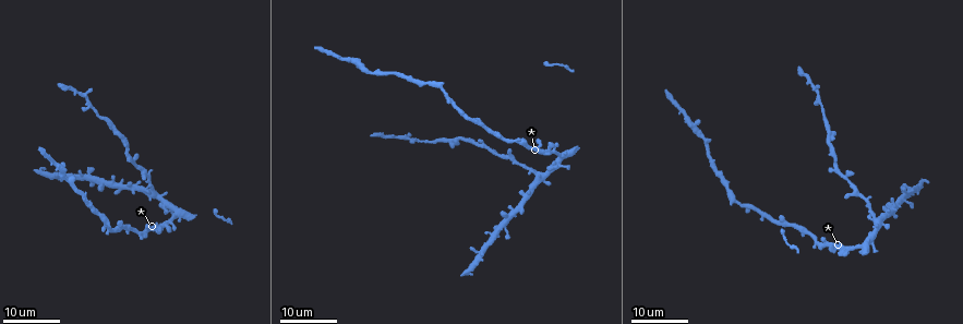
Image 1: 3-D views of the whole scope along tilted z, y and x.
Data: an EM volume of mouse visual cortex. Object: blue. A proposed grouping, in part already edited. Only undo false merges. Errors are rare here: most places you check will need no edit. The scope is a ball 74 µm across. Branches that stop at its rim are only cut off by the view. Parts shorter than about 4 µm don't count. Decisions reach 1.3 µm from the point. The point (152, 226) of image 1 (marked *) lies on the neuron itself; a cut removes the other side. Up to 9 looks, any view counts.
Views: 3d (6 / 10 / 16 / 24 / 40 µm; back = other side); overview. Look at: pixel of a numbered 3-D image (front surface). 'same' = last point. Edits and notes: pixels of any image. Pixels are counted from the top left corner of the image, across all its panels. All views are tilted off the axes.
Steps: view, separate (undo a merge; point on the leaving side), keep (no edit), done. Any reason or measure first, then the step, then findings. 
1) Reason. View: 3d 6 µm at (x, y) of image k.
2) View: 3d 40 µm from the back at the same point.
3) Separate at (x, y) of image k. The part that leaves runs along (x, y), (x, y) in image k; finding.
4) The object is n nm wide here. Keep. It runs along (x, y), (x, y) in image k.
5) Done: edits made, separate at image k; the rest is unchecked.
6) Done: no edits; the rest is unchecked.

Narrows sharply. View: 3d 24 µm at (441, 91) of image 1.

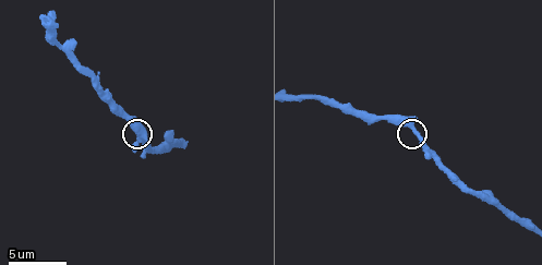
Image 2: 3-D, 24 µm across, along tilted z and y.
View: 3d 6 µm at (416, 134) of image 2.

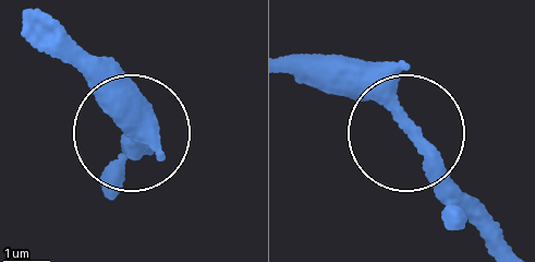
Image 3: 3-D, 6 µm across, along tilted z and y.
Keep. It runs along (511, 245), (422, 141), (316, 68) in image 3; one neuron here.

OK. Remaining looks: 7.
Calibre changes. View: 3d 10 µm at (333, 103) of image 2.

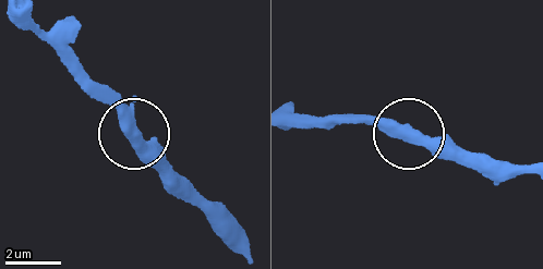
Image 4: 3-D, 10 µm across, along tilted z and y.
Keep. It runs along (521, 172), (455, 160), (365, 124), (322, 121) in image 4; continuous, no second neuron.

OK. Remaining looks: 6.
Narrows sharply. View: 3d 10 µm at (58, 43) of image 2.

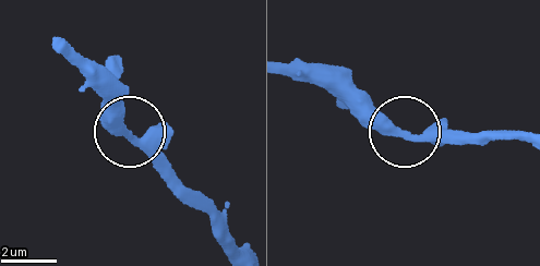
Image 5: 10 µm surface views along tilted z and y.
View: 3d 10 µm from the back at (406, 134) of image 5.

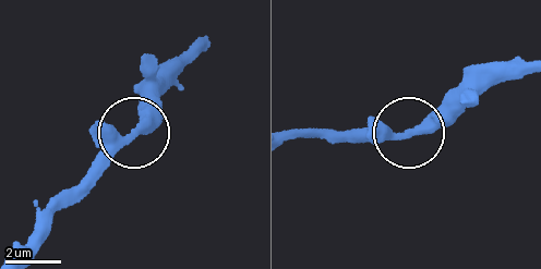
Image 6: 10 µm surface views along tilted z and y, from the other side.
Keep. All the same neuron.

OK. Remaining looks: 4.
View: 3d 24 µm at (77, 93) of image 1.

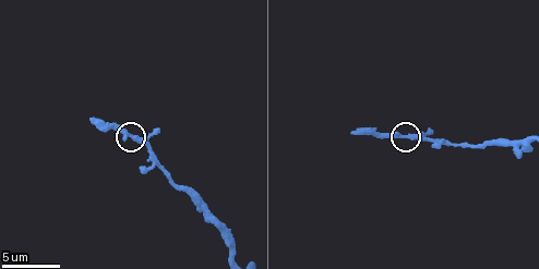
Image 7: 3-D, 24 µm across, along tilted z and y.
View: 3d 10 µm at (401, 134) of image 7.

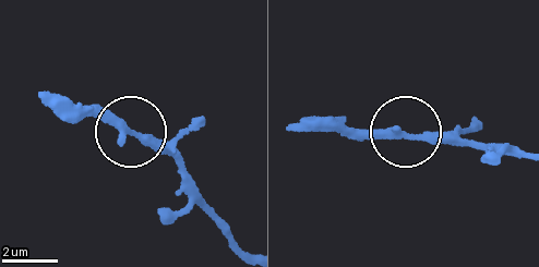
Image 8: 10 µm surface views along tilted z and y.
Keep. It runs along (519, 155), (405, 134), (342, 133) in image 8; continuous, no second neuron.

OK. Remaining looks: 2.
Done: no edits; the rest is unchecked.

